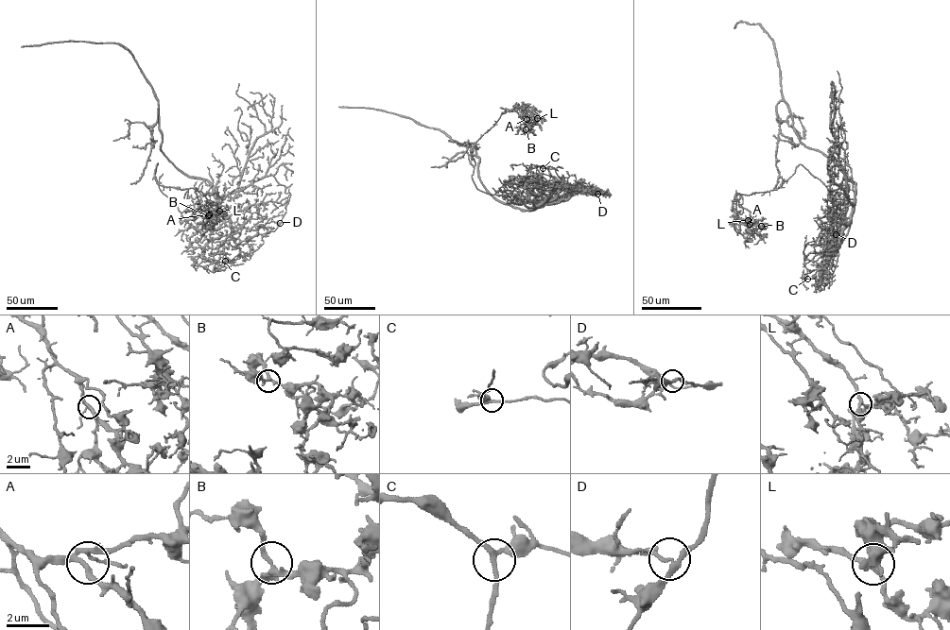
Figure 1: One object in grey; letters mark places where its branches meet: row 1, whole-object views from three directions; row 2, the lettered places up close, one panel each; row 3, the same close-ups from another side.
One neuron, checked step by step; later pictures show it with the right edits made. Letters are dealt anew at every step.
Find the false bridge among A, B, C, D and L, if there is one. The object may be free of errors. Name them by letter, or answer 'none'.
D

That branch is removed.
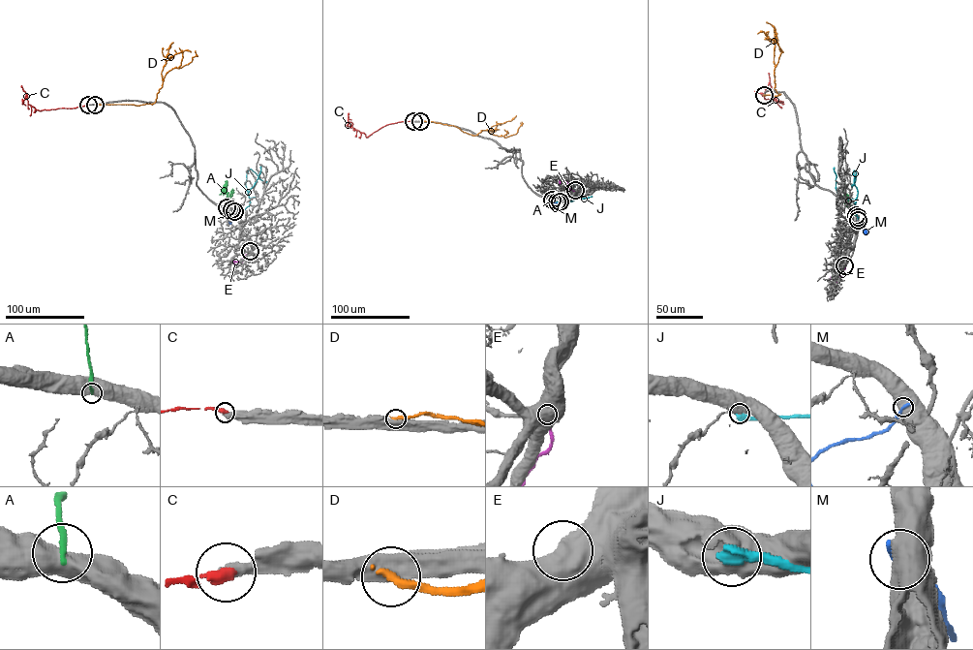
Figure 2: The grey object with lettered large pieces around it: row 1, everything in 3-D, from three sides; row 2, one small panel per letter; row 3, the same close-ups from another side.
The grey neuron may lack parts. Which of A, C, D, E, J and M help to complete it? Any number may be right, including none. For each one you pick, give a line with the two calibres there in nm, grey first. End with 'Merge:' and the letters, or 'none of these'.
Merge: none of these

